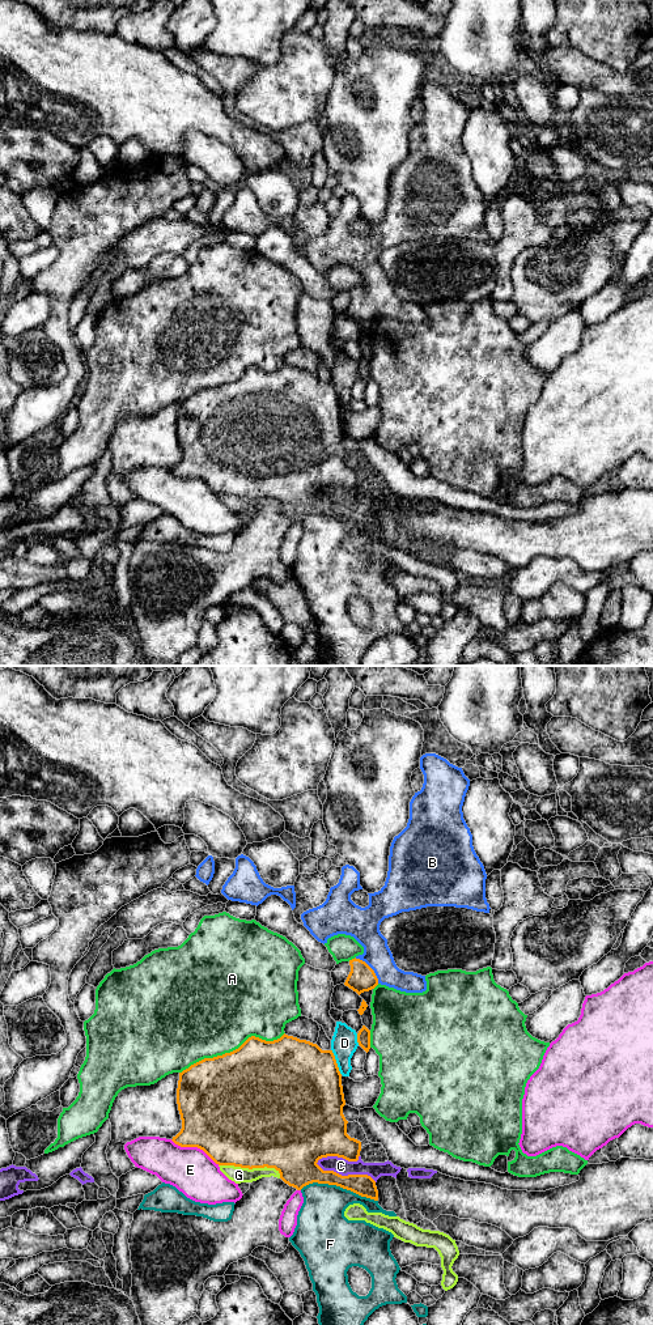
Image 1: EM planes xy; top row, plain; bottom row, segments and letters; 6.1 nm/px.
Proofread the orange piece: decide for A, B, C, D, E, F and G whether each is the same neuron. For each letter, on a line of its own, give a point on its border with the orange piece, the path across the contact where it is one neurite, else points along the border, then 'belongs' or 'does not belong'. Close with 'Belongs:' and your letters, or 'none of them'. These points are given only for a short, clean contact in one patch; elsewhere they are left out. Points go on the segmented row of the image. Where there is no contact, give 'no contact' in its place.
A: xy (233, 1050) | does not belong
B: xy (370, 968) | across xy (361, 977), (370, 968), (370, 938), (365, 929) | belongs
C: xy (346, 1176) | does not belong
D: xy (335, 1062) | does not belong
E: xy (195, 1146) | does not belong
F: xy (339, 1185) | does not belong
G: xy (251, 1168) | does not belong
Belongs: B

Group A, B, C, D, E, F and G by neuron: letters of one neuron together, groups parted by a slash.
A / B / C / D / E / F / G

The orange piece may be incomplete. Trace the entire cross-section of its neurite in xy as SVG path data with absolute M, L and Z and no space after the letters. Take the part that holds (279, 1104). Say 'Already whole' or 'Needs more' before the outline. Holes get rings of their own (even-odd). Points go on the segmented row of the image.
Already whole. M285 1033L274 1041L251 1036L238 1049L204 1058L179 1073L177 1104L182 1129L171 1141L181 1147L203 1150L219 1165L275 1168L280 1179L297 1190L313 1182L328 1184L378 1201L376 1181L370 1176L342 1176L317 1164L327 1156L357 1162L361 1151L361 1142L347 1134L342 1074L332 1050L322 1050L317 1044Z

